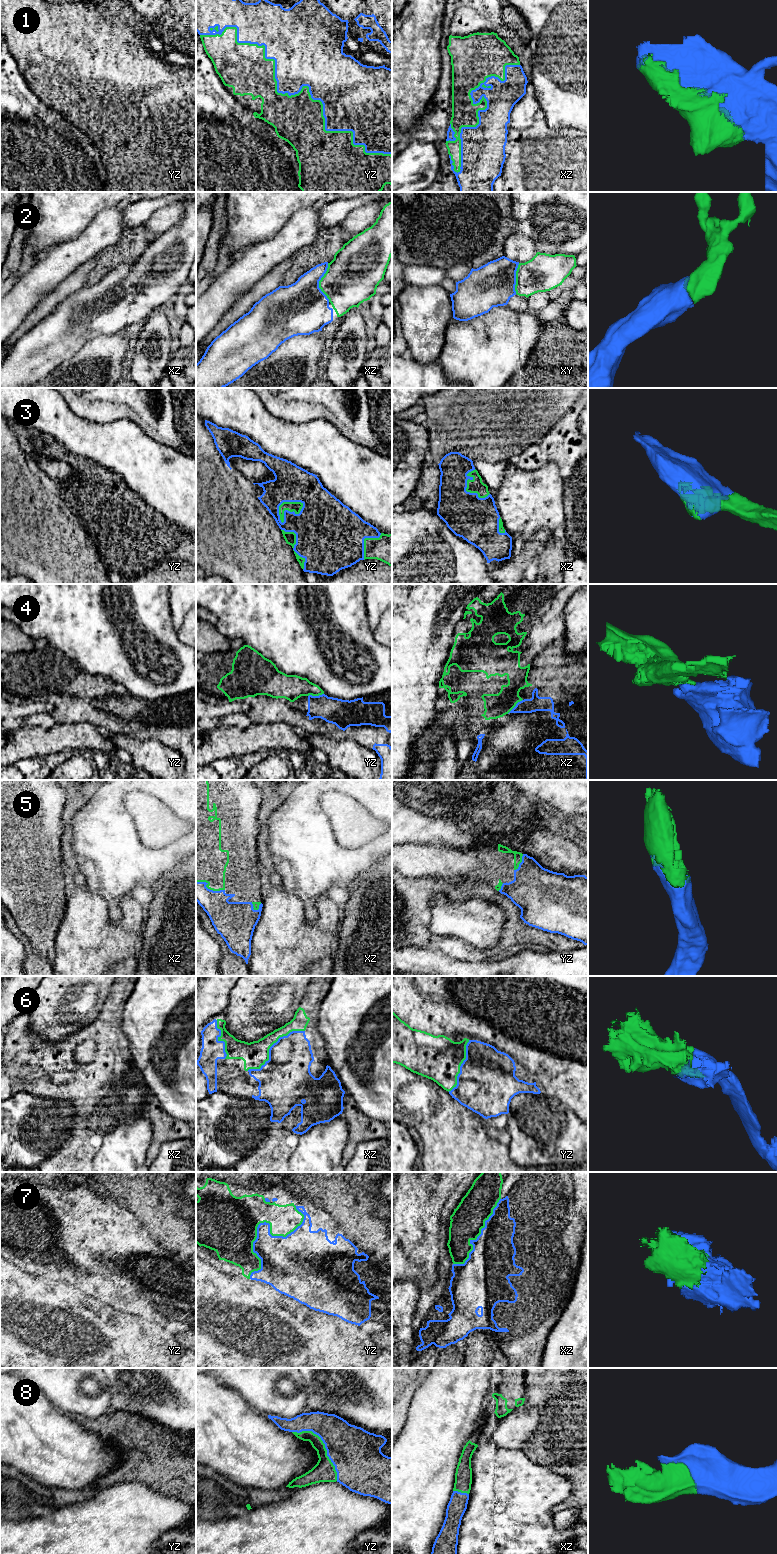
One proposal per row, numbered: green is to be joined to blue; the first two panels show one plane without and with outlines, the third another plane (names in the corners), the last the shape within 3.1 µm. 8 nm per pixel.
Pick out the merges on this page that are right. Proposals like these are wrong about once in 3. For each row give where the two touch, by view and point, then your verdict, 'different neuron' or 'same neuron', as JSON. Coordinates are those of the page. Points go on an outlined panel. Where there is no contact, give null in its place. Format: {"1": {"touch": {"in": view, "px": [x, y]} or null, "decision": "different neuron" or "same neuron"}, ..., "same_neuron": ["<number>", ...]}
{"1": {"touch": {"in": "yz", "px": [293, 94]}, "decision": "same neuron"}, "2": {"touch": {"in": "xz", "px": [318, 282]}, "decision": "same neuron"}, "3": {"touch": {"in": "yz", "px": [283, 501]}, "decision": "same neuron"}, "4": {"touch": {"in": "xz", "px": [515, 706]}, "decision": "different neuron"}, "5": {"touch": {"in": "yz", "px": [521, 862]}, "decision": "same neuron"}, "6": {"touch": {"in": "xz", "px": [270, 1047]}, "decision": "same neuron"}, "7": {"touch": {"in": "yz", "px": [264, 1222]}, "decision": "same neuron"}, "8": {"touch": {"in": "yz", "px": [325, 1445]}, "decision": "same neuron"}, "same_neuron": ["1", "2", "3", "5", "6", "7", "8"]}

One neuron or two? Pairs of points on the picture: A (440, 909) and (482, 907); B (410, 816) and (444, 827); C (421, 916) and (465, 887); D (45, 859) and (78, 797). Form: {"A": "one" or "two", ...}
{"A": "one", "B": "one", "C": "one", "D": "two"}

